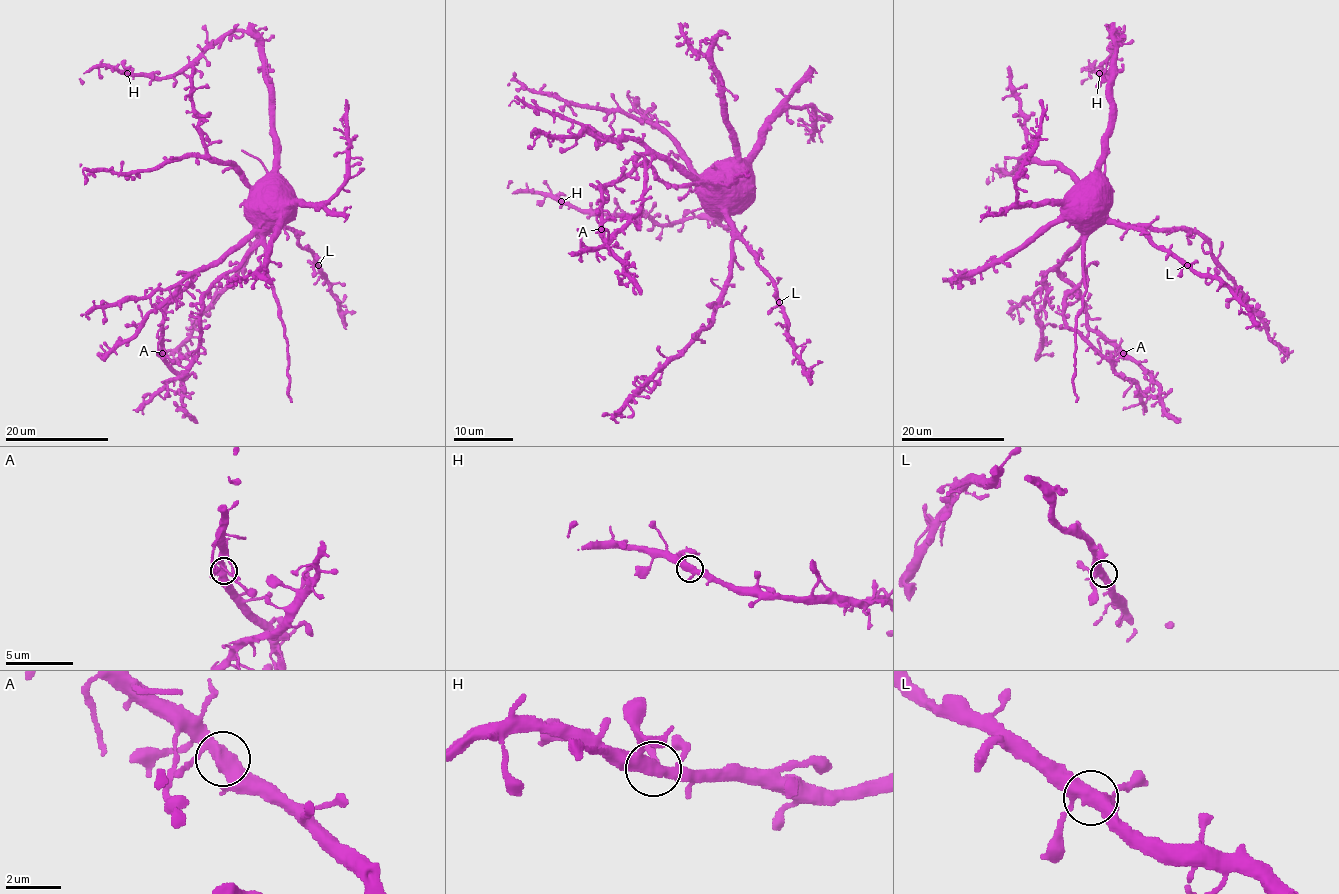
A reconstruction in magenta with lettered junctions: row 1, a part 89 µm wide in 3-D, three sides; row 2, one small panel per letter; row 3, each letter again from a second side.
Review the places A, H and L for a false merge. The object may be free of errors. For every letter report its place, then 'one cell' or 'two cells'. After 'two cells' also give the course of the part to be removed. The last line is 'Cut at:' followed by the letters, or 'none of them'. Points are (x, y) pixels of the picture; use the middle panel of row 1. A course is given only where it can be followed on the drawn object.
A: at (601, 229); one cell
H: at (561, 201); one cell
L: at (779, 302); one cell
Cut at: none of them

